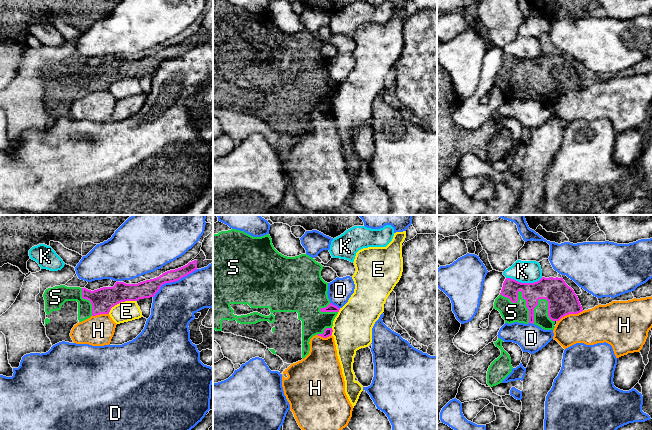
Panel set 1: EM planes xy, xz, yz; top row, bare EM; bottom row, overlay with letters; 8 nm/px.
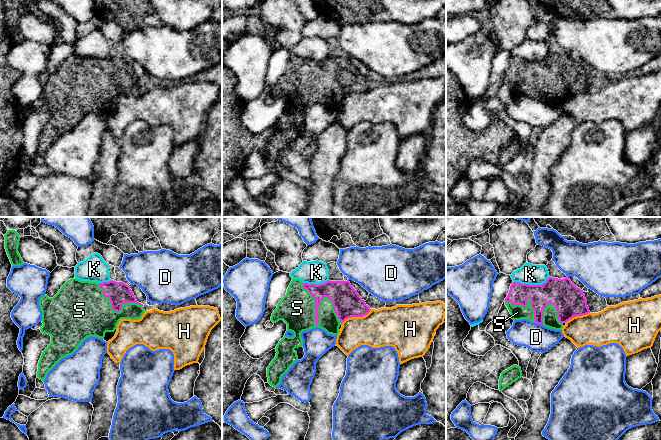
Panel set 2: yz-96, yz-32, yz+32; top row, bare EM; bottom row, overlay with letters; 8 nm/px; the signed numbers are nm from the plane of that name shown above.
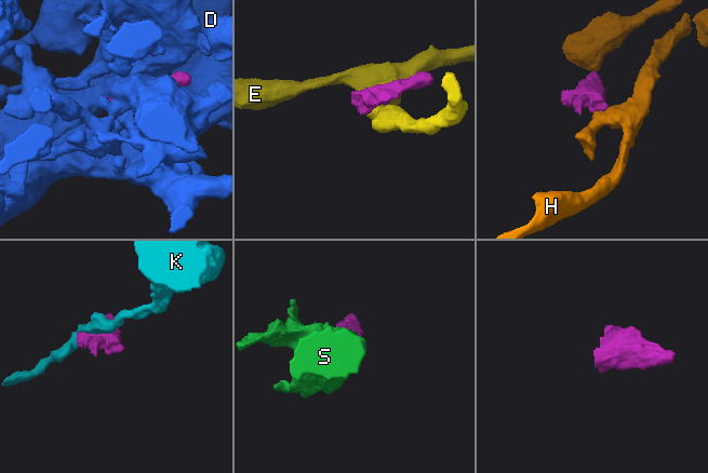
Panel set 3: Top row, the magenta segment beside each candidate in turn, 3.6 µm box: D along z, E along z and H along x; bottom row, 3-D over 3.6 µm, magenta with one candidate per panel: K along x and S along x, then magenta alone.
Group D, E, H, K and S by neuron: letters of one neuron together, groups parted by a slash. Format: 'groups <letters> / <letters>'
groups D / E / H / K / S

